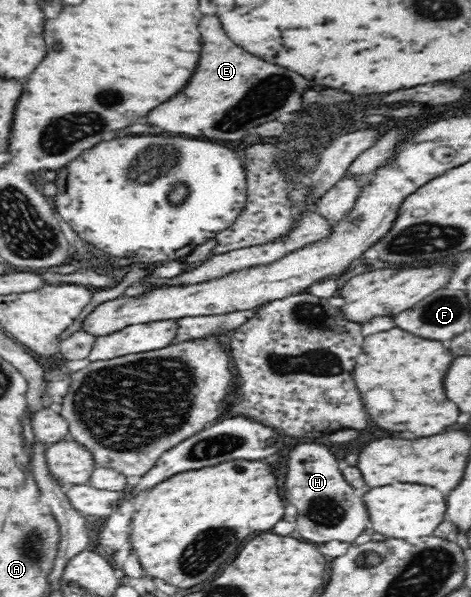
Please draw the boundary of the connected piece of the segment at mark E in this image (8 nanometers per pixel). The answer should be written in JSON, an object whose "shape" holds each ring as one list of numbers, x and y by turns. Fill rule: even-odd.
{"shape":[[203,16,199,32,203,50,197,72,193,72,185,90,145,116,151,126,195,138,239,140,249,134,251,128,301,108,301,94,311,86,305,77,235,46,223,32,217,16]]}

